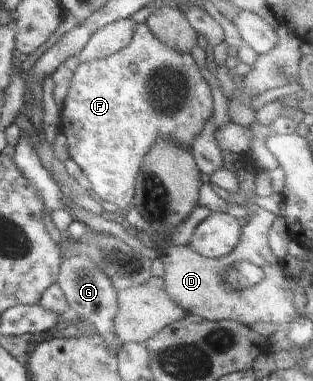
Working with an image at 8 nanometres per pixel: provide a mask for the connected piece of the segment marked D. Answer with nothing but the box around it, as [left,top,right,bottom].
[158,201,295,327]

